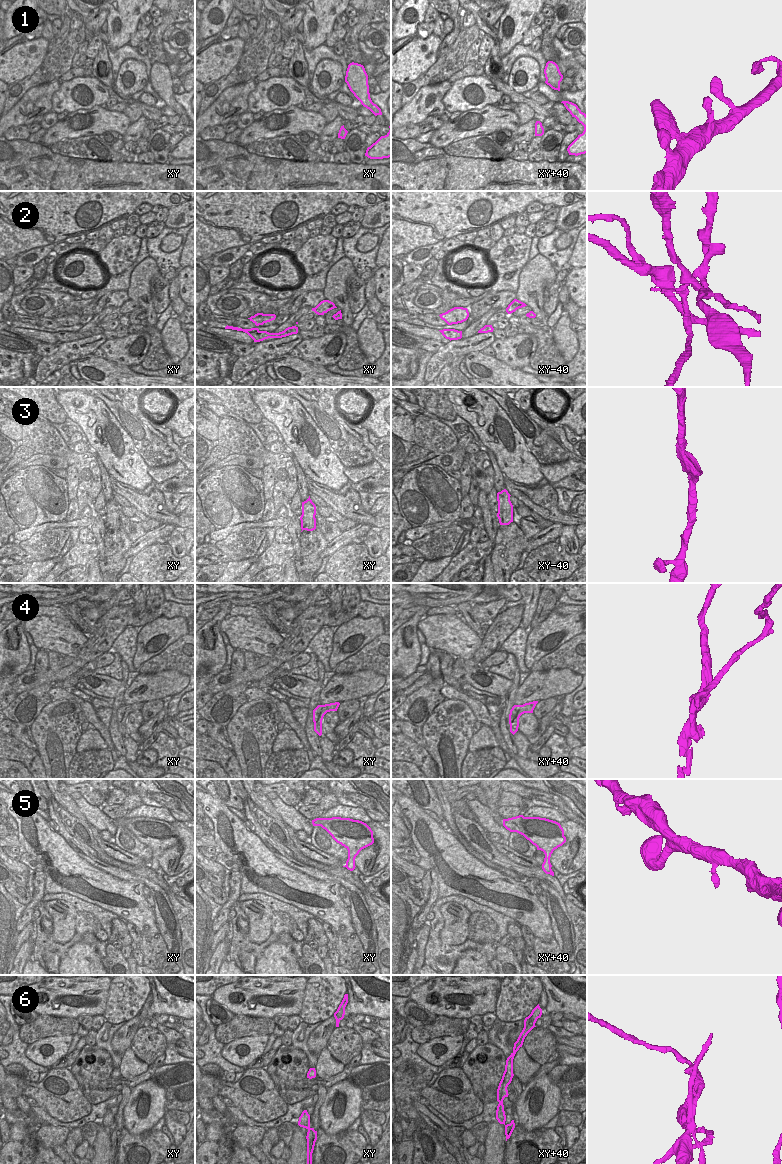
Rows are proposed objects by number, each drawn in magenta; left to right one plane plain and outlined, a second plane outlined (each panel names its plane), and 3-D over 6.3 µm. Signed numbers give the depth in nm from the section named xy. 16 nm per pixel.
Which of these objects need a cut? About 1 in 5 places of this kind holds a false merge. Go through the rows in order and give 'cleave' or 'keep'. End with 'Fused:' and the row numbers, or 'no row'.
1: keep
2: cleave
3: keep
4: cleave
5: keep
6: cleave
Fused: 2, 4, 6

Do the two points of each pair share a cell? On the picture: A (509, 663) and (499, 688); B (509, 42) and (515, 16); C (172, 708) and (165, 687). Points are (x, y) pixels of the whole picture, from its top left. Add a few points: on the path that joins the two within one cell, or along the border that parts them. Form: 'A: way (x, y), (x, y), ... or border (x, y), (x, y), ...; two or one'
A: border (487, 669), (510, 680); two
B: way (512, 36), (515, 30), (515, 22); one
C: border (184, 688), (172, 696); two

